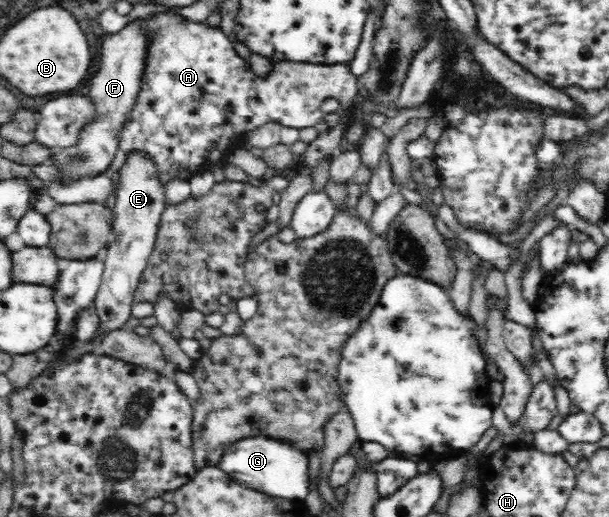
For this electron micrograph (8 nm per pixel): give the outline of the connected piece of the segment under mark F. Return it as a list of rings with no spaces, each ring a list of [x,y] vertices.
[[[130,22],[121,32],[116,32],[114,35],[106,35],[103,38],[101,54],[100,54],[100,68],[90,86],[89,97],[91,98],[92,107],[95,109],[94,116],[88,121],[84,130],[80,132],[79,139],[76,141],[74,147],[63,147],[62,152],[56,152],[52,158],[52,164],[56,164],[55,168],[62,170],[64,174],[64,182],[66,180],[75,180],[78,176],[86,176],[90,172],[103,172],[112,164],[112,160],[116,158],[118,152],[118,136],[120,130],[123,130],[123,125],[126,123],[126,118],[130,116],[133,109],[134,100],[137,100],[139,89],[142,86],[143,70],[144,70],[144,56],[147,54],[148,41],[144,37],[144,32],[139,29],[139,26]]]

